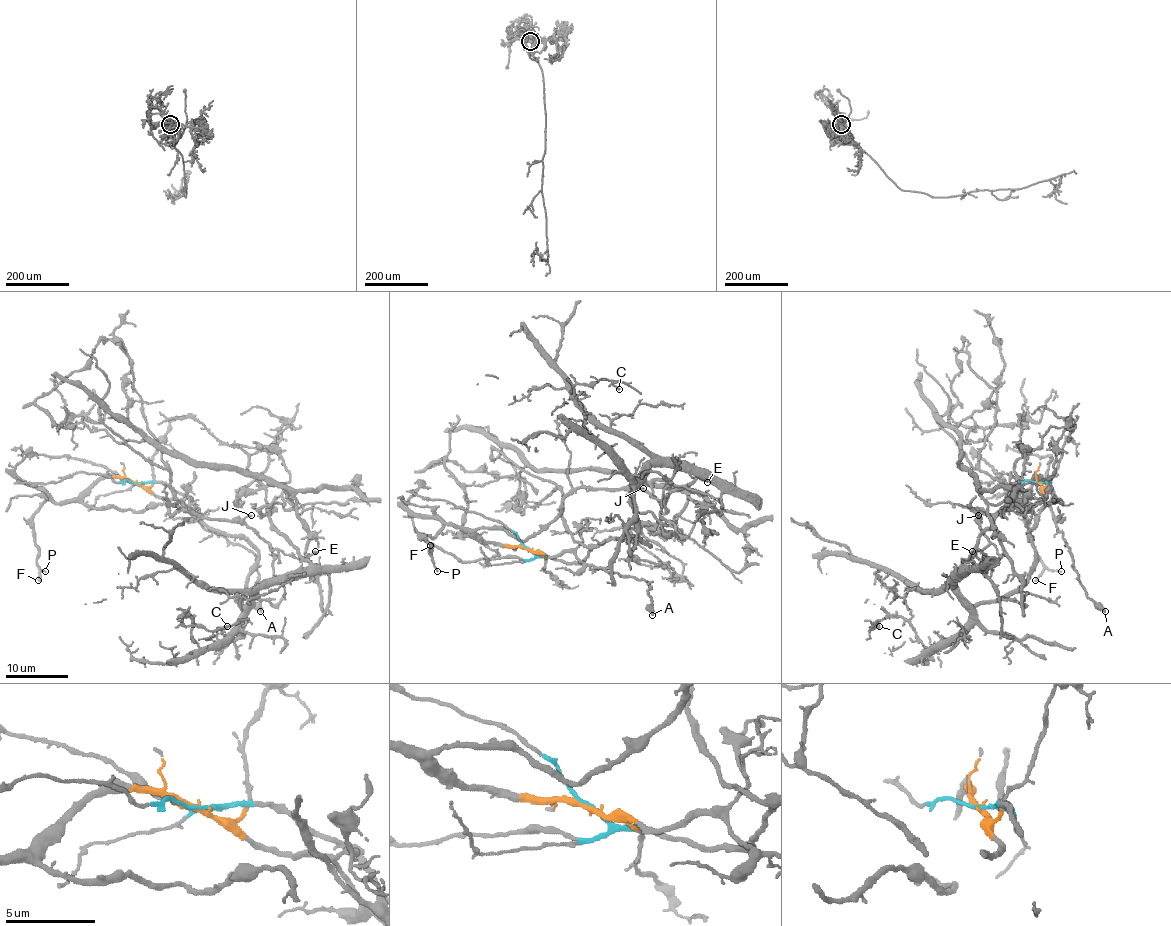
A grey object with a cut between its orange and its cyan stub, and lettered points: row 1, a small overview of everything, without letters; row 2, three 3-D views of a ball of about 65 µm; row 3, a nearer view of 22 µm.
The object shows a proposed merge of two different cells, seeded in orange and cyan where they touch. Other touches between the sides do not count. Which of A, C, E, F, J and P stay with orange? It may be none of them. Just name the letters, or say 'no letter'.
A, F, J, P

